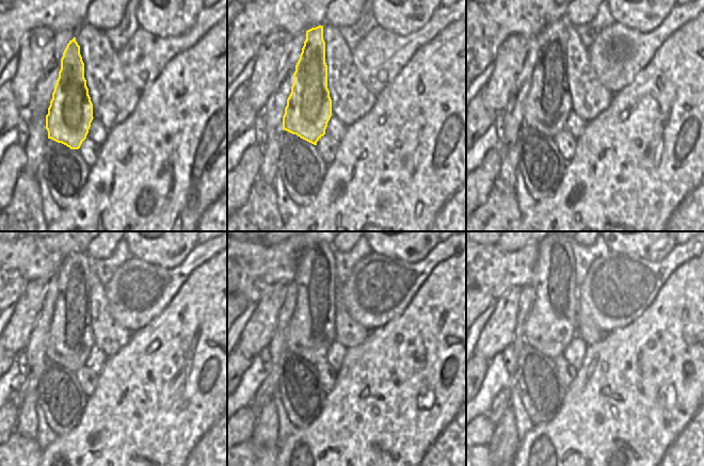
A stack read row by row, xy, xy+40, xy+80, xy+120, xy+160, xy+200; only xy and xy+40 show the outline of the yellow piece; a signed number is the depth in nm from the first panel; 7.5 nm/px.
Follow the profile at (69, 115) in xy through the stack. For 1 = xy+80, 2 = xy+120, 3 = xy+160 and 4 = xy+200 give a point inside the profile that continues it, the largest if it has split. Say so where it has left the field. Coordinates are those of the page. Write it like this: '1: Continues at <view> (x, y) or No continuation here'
1: Continues at xy+80 (547, 107)
2: Continues at xy+120 (70, 338)
3: Continues at xy+160 (310, 332)
4: Continues at xy+200 (550, 325).

